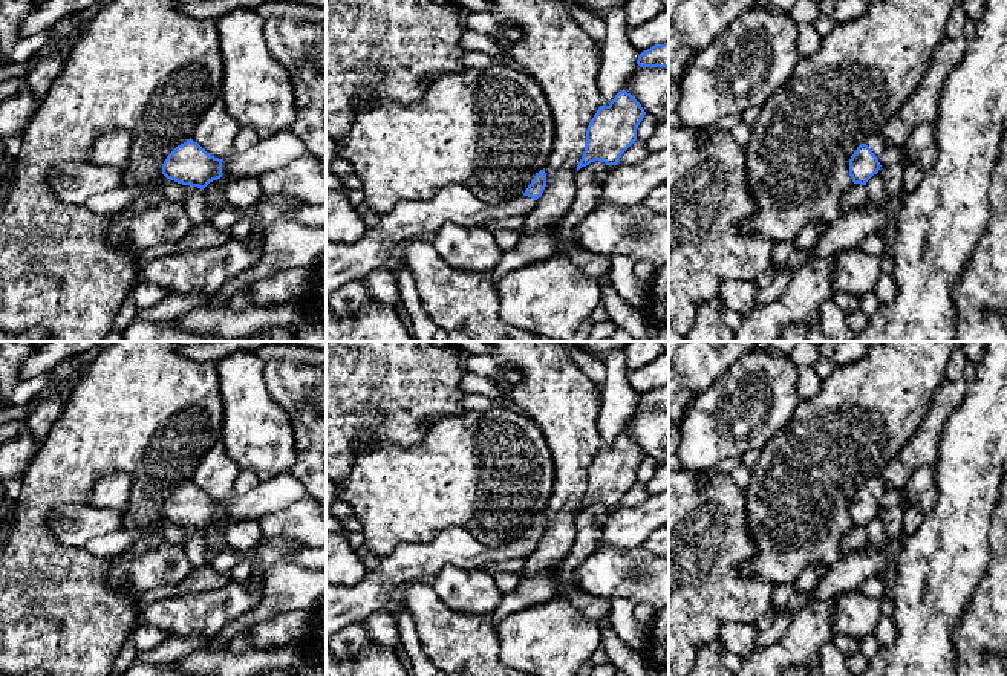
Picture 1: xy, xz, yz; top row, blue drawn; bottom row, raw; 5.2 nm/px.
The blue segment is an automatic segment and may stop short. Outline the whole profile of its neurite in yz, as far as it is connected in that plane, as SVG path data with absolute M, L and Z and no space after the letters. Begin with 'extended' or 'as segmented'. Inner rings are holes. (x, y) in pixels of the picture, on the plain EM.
extended; M874 476L857 489L849 502L849 518L854 526L866 528L866 525L878 515L878 500L886 492L886 486L880 476Z

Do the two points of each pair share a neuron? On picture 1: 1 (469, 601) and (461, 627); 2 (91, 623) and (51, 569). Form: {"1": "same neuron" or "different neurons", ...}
{"1": "different neurons", "2": "same neuron"}

